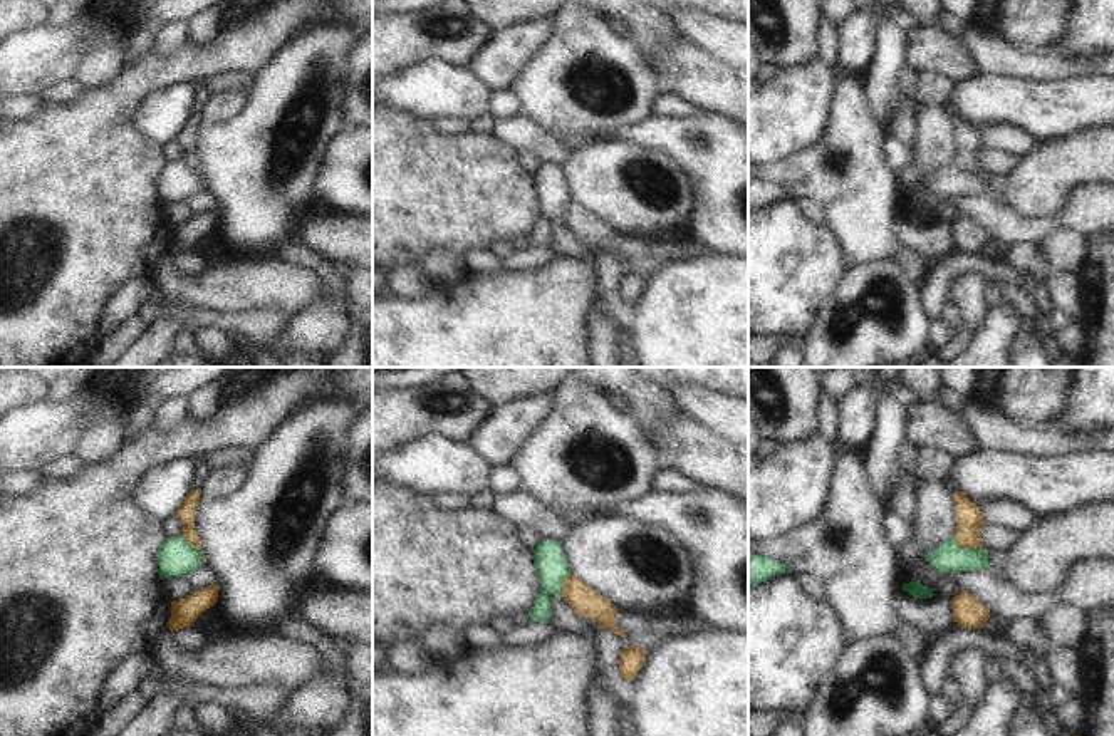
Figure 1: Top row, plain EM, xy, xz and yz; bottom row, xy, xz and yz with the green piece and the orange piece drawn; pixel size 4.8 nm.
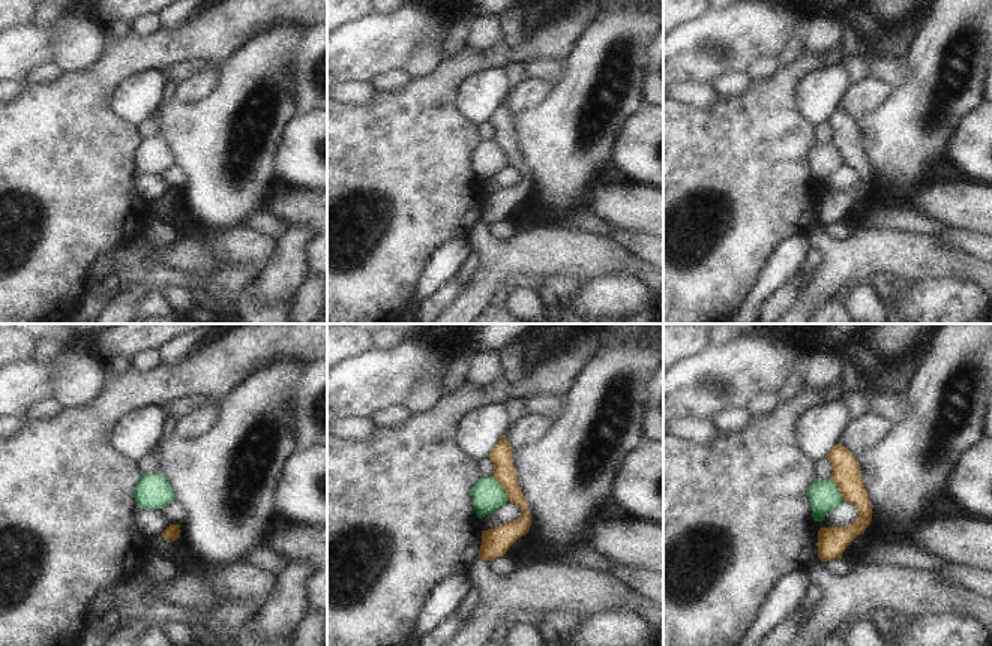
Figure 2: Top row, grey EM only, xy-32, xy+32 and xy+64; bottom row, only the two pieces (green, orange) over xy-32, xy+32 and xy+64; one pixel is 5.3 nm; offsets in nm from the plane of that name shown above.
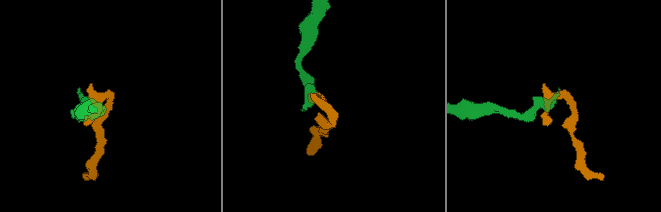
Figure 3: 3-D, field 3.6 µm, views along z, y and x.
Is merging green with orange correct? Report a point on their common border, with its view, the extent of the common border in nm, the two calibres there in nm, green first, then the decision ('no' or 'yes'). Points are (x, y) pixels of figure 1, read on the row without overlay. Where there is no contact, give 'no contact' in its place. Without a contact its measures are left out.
yz (967, 173) | 150 nm | 150/130 nm | no

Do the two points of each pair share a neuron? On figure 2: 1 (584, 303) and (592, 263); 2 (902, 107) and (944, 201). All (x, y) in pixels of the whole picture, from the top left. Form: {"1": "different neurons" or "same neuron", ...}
{"1": "different neurons", "2": "different neurons"}

